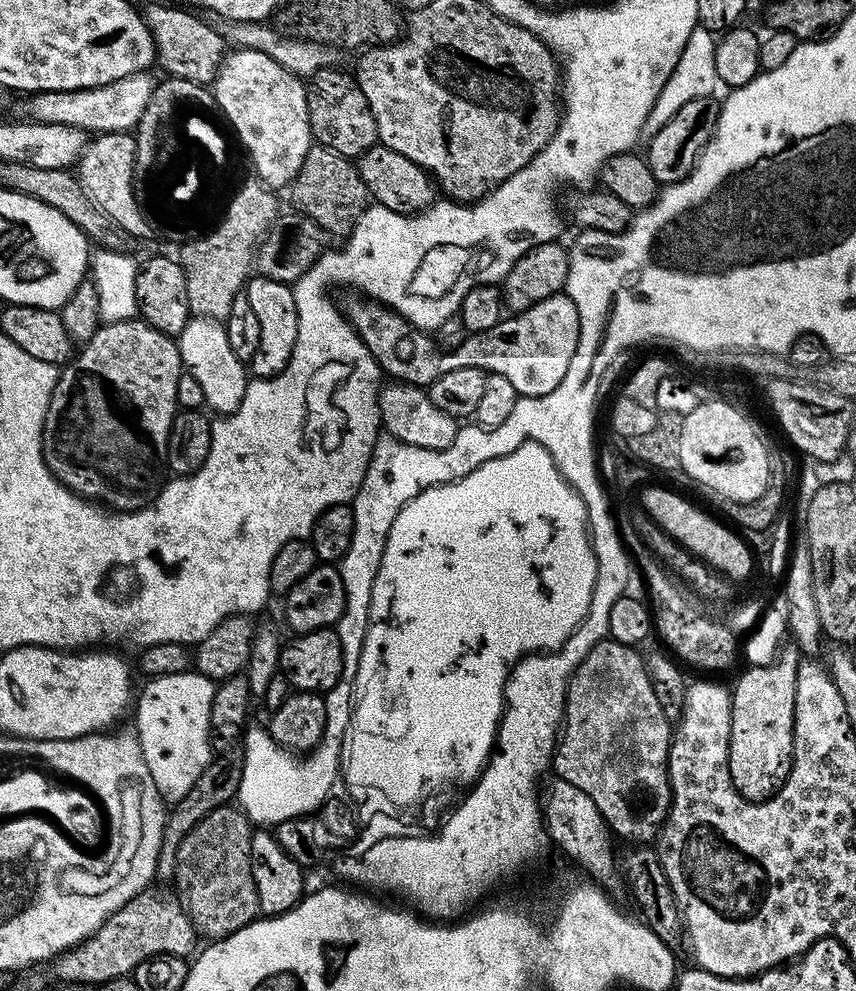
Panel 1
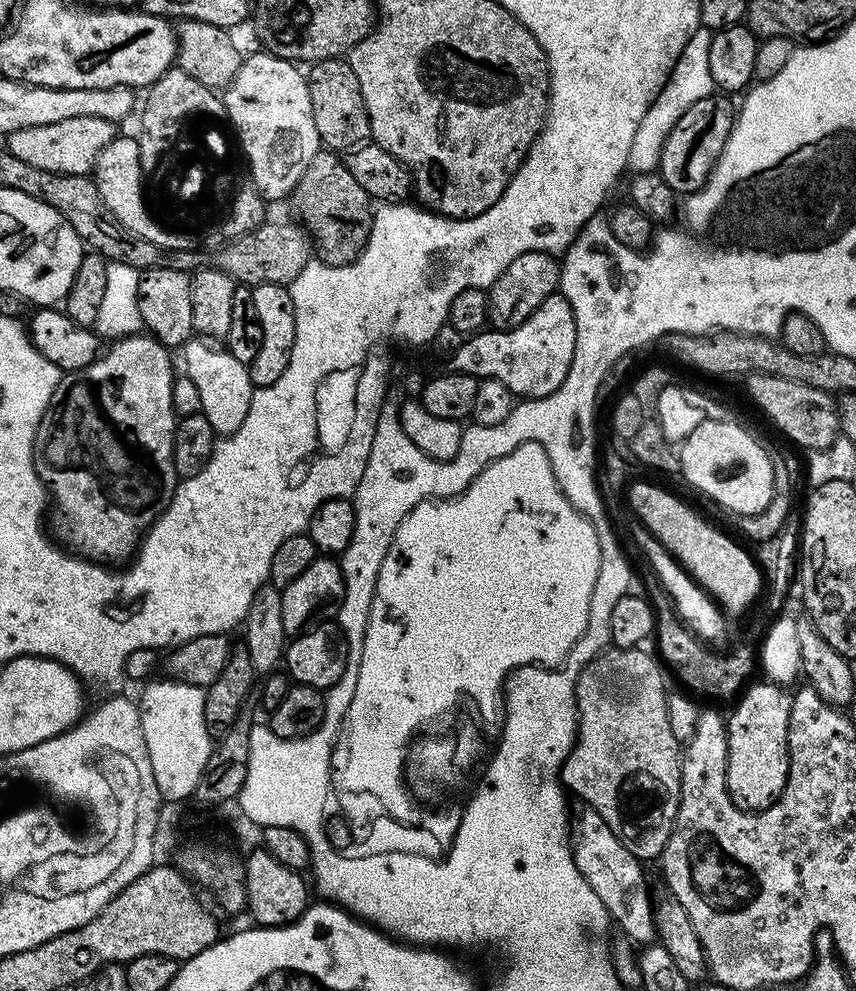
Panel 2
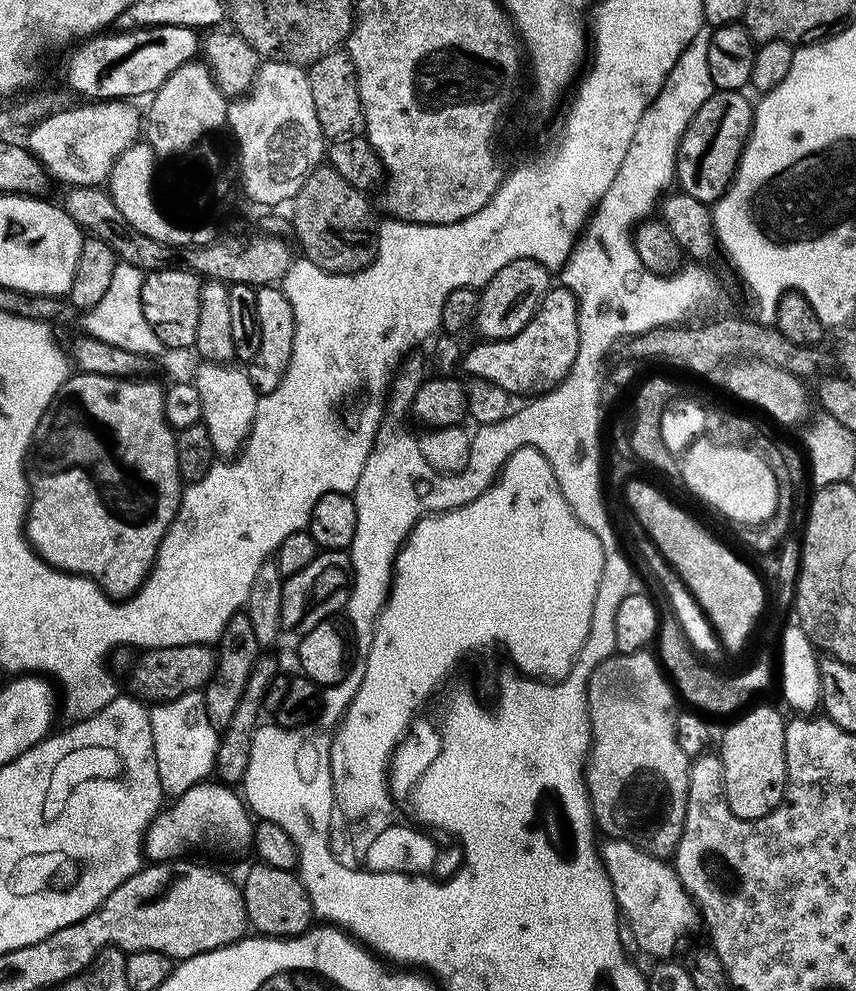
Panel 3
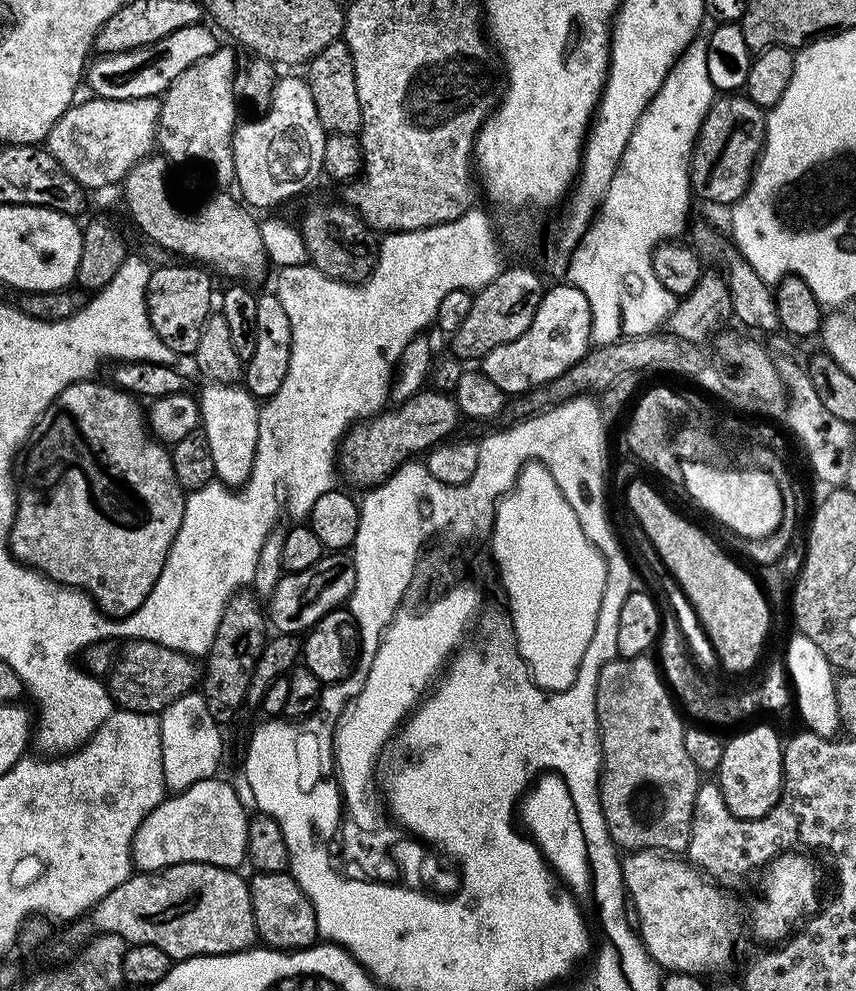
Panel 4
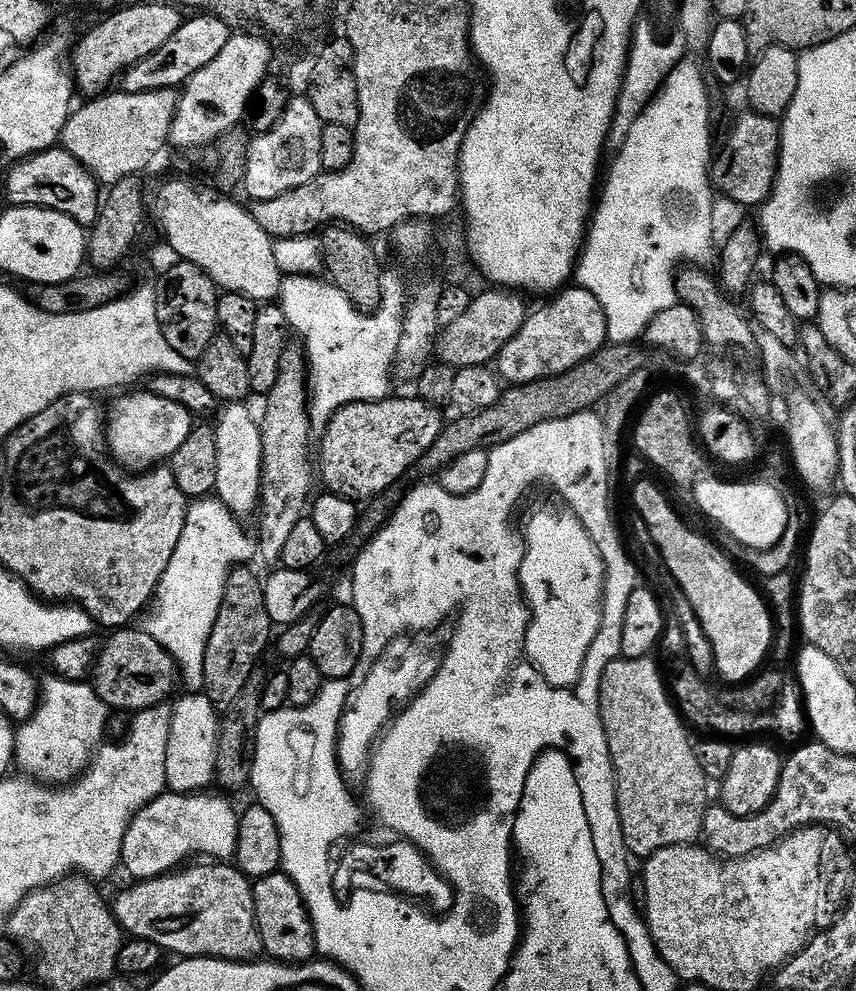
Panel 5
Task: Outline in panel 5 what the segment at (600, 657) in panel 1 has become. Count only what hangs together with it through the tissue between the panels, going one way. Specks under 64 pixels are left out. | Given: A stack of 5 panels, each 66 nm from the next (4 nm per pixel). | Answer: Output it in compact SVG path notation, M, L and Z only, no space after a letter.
M646 655L611 660L602 670L600 679L600 717L612 759L622 838L629 853L639 858L646 858L666 846L693 843L701 835L704 810L710 800L704 789L704 771L698 766L698 758L694 758L693 741L688 740L689 729L670 699L661 665L659 668L652 659L651 655Z

